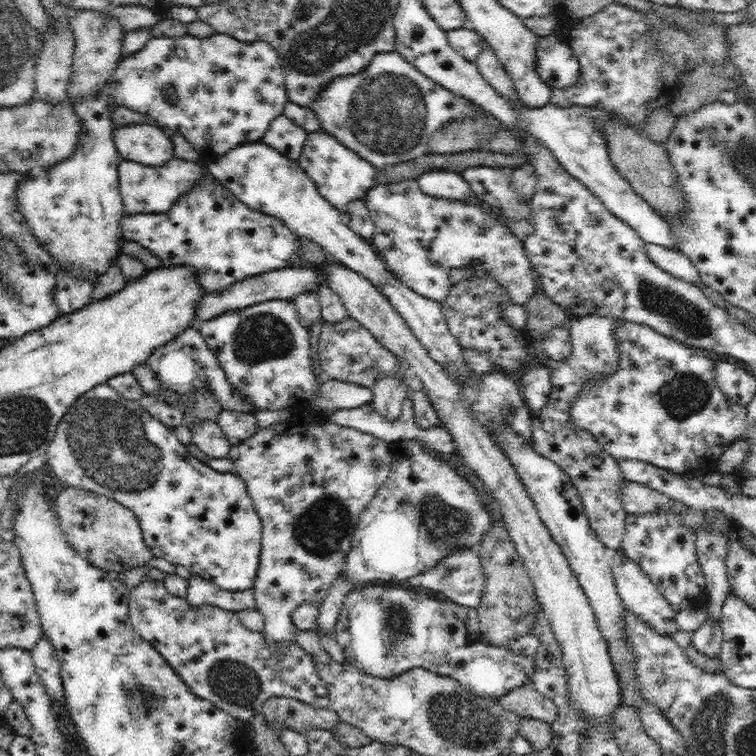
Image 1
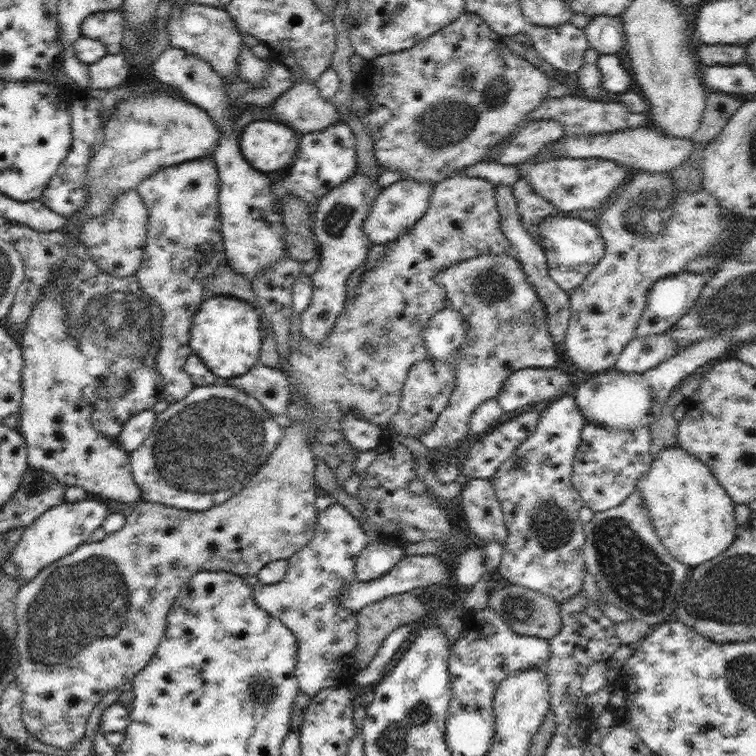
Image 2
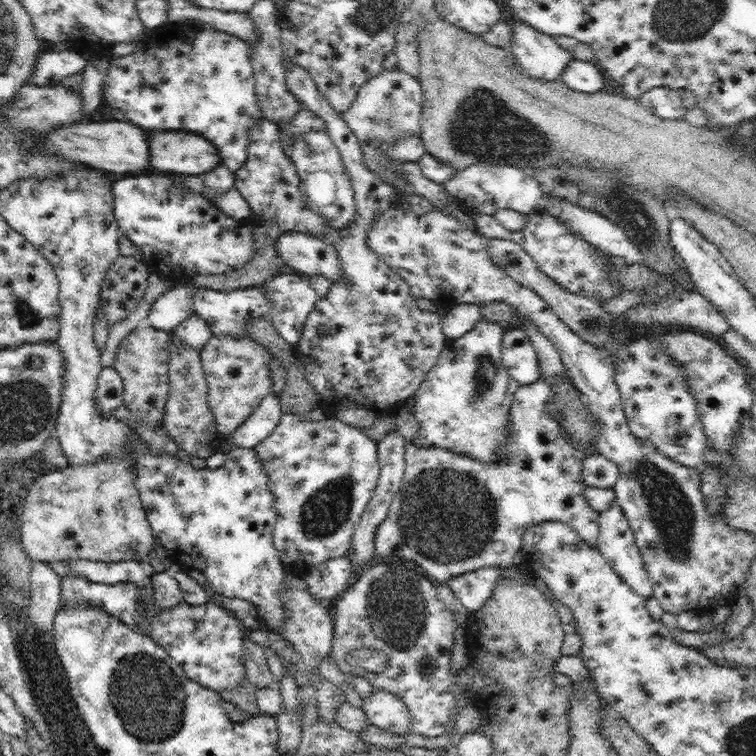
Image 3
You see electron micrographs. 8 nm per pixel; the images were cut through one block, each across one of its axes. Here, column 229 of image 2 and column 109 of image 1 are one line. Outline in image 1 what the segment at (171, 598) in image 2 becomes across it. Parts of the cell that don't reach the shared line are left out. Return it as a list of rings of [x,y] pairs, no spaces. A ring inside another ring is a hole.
[[[68,486],[59,492],[54,504],[60,527],[70,547],[74,547],[92,565],[103,571],[122,575],[127,570],[151,563],[154,558],[143,540],[143,532],[136,515],[116,500],[83,488]]]

